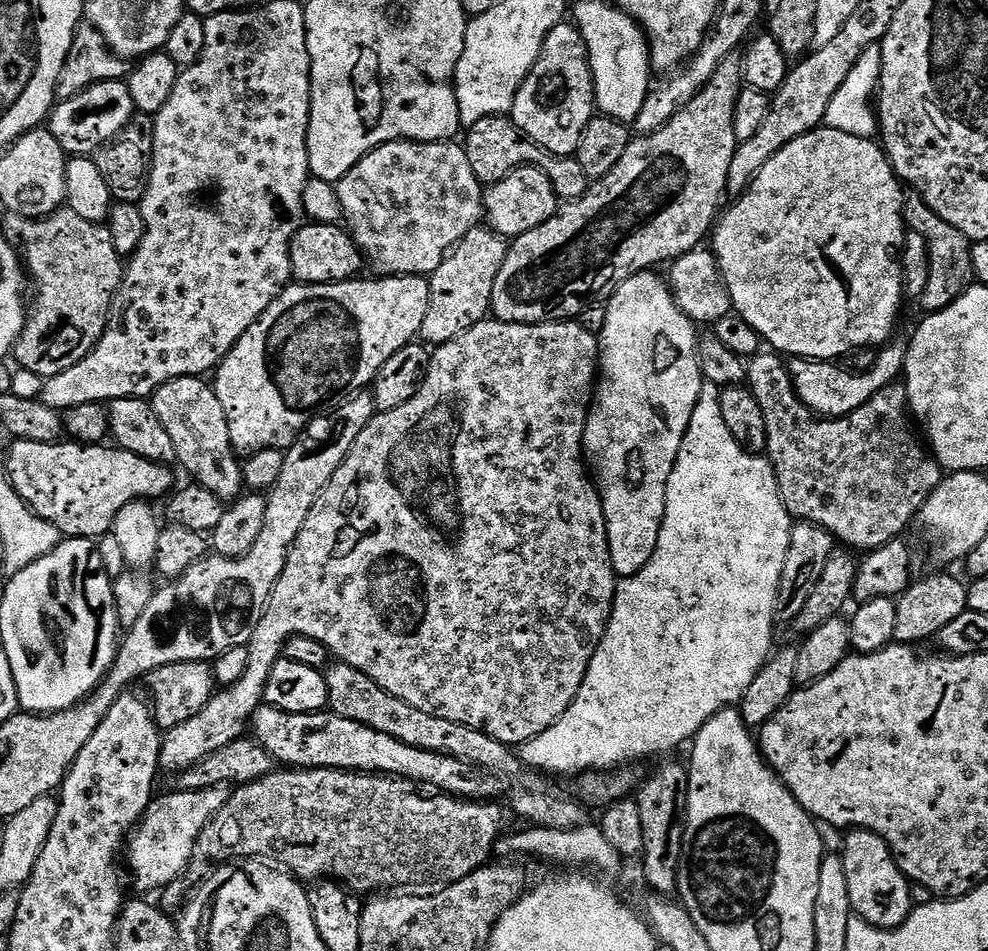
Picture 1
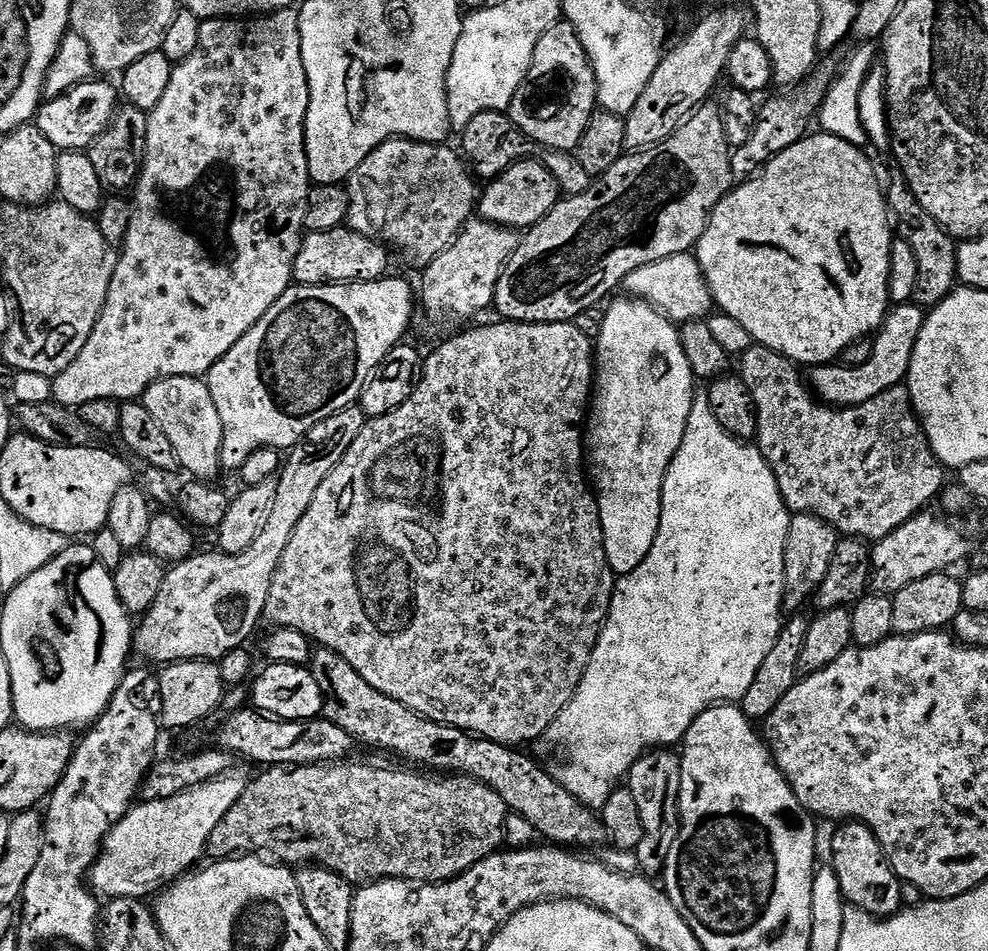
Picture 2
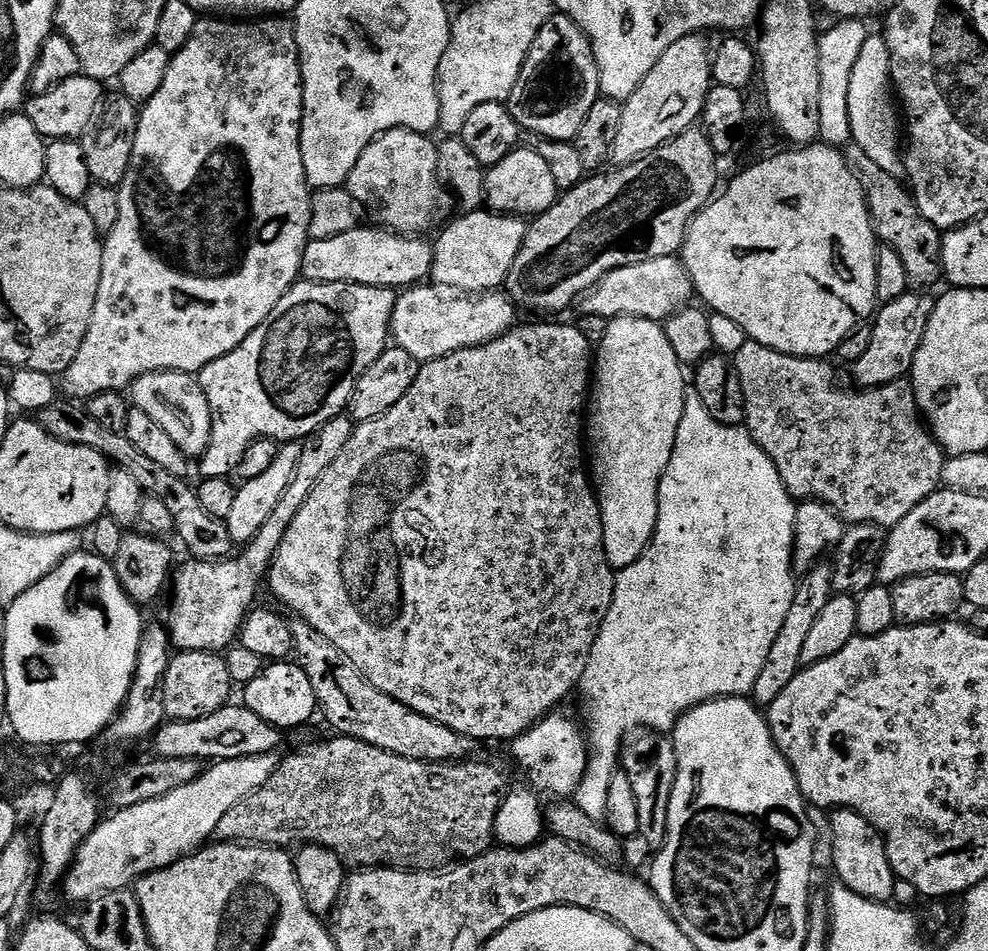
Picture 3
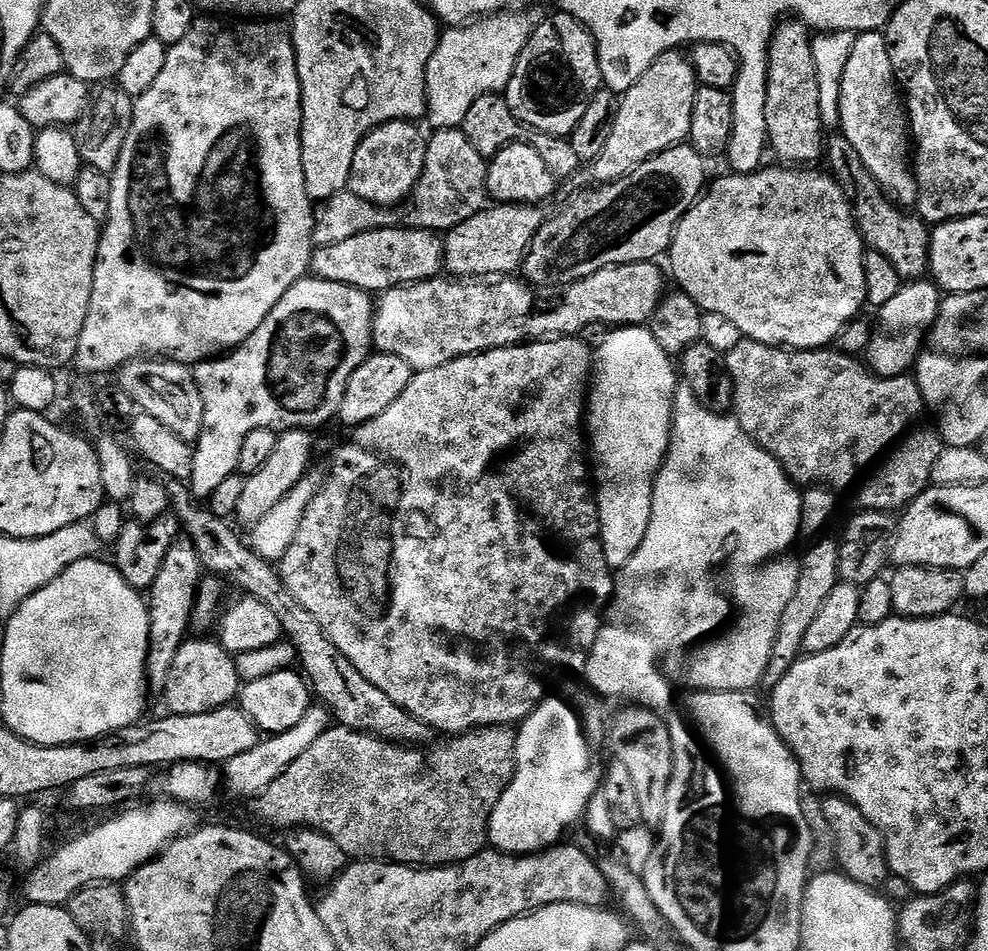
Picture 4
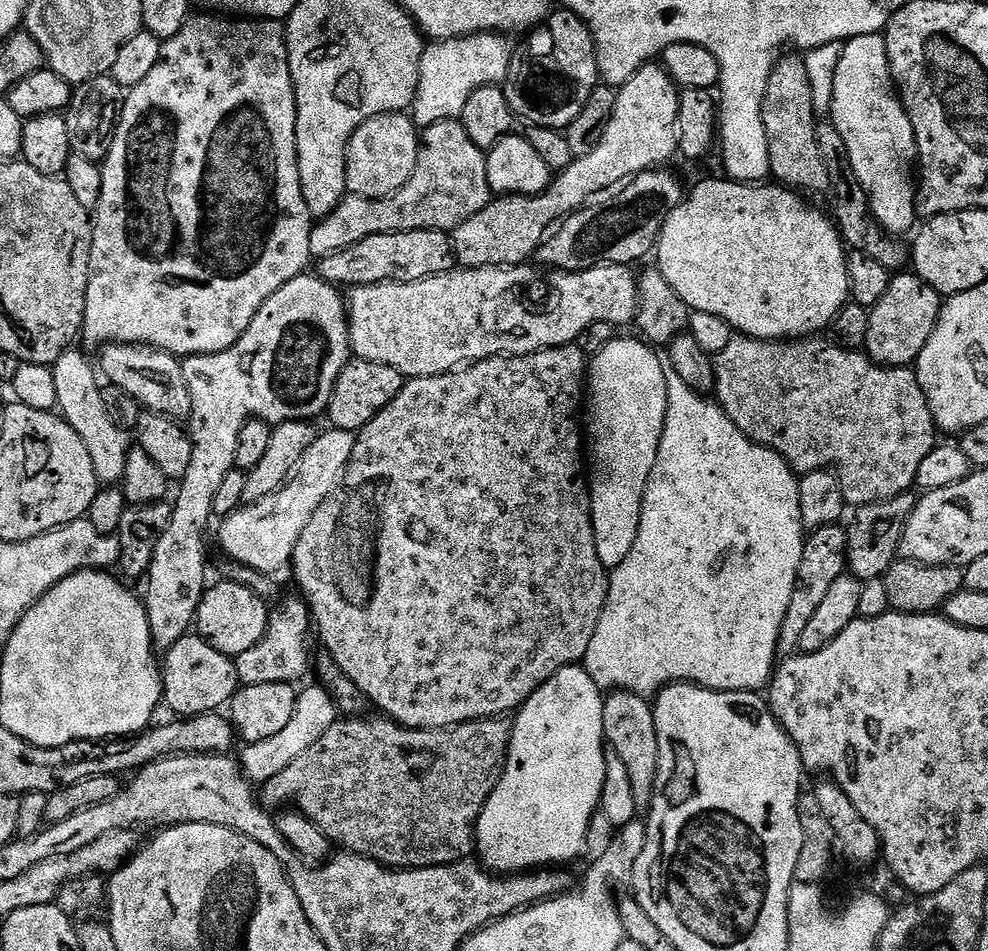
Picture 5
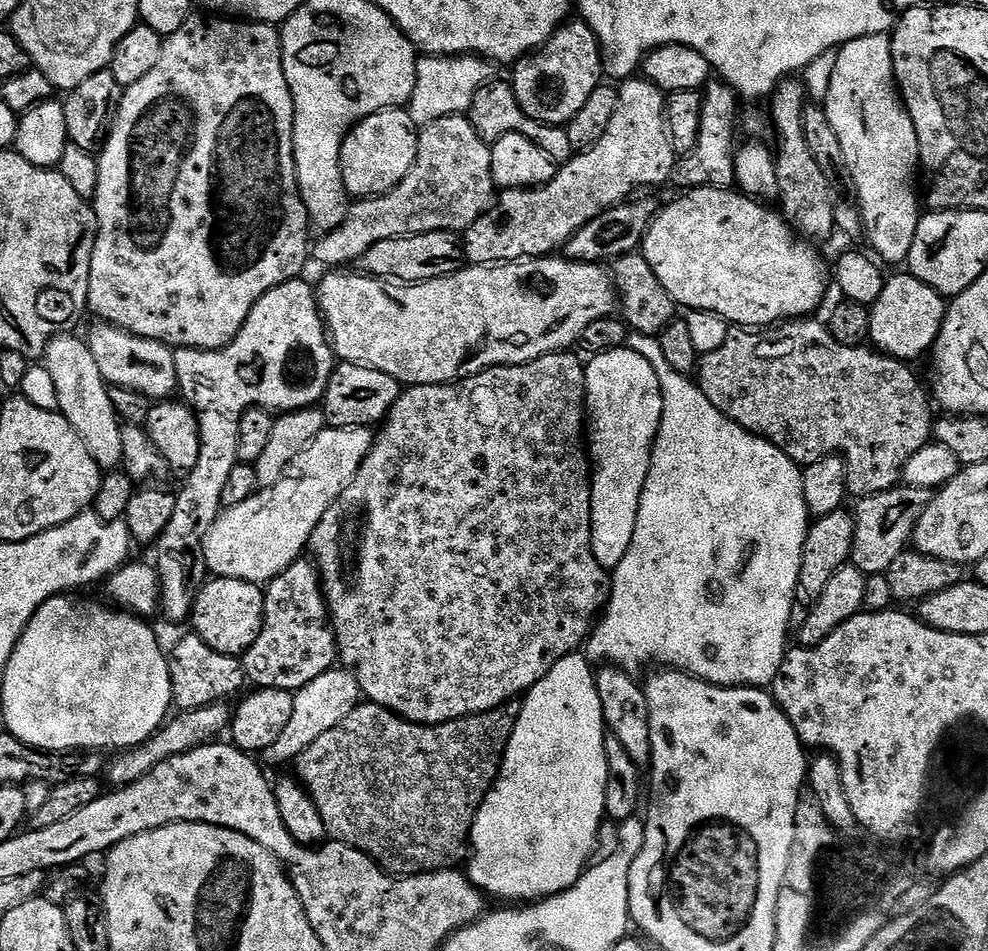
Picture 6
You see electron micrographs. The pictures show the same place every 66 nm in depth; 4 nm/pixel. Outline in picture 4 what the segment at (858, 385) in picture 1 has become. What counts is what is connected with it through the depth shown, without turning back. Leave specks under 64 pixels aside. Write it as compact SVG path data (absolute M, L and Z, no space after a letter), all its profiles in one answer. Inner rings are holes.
M927 279L905 283L898 294L894 294L894 299L875 313L870 346L866 353L867 367L882 378L909 375L915 369L916 361L920 359L925 343L936 326L941 299L940 289Z

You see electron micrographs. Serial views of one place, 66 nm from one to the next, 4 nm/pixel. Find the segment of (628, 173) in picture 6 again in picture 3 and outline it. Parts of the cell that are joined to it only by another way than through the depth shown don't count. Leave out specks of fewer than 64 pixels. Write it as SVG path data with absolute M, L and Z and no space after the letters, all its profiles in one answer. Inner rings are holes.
M697 34L674 42L674 46L670 46L670 50L658 58L654 70L642 78L638 90L623 101L622 126L618 126L618 138L614 140L612 151L613 165L633 164L635 160L649 156L654 150L689 131L695 125L692 123L695 120L697 123L703 117L708 91L714 86L713 53L710 48L708 52L708 44L704 40L707 39ZM491 210L464 212L458 216L449 219L435 237L431 283L444 290L457 288L455 291L460 294L503 289L508 282L510 266L514 266L514 258L518 258L524 245L528 224L519 216L501 216Z

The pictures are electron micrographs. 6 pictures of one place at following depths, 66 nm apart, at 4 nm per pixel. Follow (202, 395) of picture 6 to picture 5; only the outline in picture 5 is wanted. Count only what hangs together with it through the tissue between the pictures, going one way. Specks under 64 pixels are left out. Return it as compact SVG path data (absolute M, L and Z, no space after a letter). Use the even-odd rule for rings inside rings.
M305 274L303 276L295 276L290 282L286 282L286 286L282 286L282 290L278 290L264 303L262 310L258 310L254 322L252 322L246 330L246 334L242 334L242 338L238 338L238 342L234 346L230 346L226 351L219 352L213 356L189 356L183 361L186 386L190 386L190 398L192 399L192 415L190 417L192 461L188 469L186 469L183 480L179 481L178 488L180 488L180 493L177 494L176 500L174 499L174 503L172 504L172 524L166 526L166 534L162 534L160 541L156 543L154 558L152 559L150 570L146 577L148 589L142 592L142 603L144 607L148 609L152 643L157 649L170 649L176 642L193 631L196 623L196 615L198 614L198 606L202 602L206 591L204 579L208 576L208 556L204 553L204 531L208 528L208 520L211 521L213 519L212 507L214 506L214 494L218 494L218 490L222 486L222 481L226 479L226 474L230 474L236 468L234 450L238 450L238 434L242 434L242 426L248 420L265 420L273 426L285 424L285 422L294 422L295 420L312 422L317 419L315 416L323 417L325 413L327 413L334 386L338 382L338 378L344 368L350 363L354 356L352 345L348 342L348 310L346 300L342 292L340 296L340 292L341 289L339 287L326 283L325 280L320 279L319 275L312 274L311 276L311 274Z

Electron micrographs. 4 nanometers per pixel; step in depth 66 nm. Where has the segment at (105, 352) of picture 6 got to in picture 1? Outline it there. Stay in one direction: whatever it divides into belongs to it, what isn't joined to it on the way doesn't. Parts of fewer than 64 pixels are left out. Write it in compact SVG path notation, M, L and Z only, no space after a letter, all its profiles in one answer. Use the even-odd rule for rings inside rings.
M198 376L174 378L161 386L157 392L152 393L150 403L154 414L158 414L158 422L166 426L166 434L170 434L170 439L174 441L176 464L184 467L192 475L189 477L206 490L210 490L210 494L216 494L222 501L232 502L241 495L244 488L244 470L238 459L238 453L230 442L230 426L226 426L226 414L222 411L222 402L218 402L215 387L206 381L207 379Z

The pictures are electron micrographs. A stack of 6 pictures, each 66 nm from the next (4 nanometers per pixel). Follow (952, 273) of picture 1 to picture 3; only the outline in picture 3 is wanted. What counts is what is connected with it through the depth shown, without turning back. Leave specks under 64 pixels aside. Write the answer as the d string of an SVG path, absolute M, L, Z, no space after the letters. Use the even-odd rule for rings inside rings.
M857 144L847 145L846 157L864 187L877 237L902 258L906 265L908 283L913 289L932 290L928 288L934 287L938 282L941 283L944 274L944 236L941 229L935 228L933 224L926 222L926 218L922 218L915 196L901 177L886 174L882 166L874 166L874 162L866 158L866 154Z

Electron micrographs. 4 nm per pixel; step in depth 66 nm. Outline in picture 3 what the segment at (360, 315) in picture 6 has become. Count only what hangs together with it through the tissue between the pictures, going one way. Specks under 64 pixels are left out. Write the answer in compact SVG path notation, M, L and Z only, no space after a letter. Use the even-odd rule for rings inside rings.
M679 255L666 258L650 258L650 262L638 262L634 266L622 266L614 270L583 297L583 314L601 315L609 322L618 316L633 316L643 320L663 322L675 312L689 307L694 300L692 279ZM413 286L397 295L390 333L395 347L414 354L418 361L427 362L451 352L482 346L517 327L518 309L503 291L460 294L455 297L457 300L447 300L443 295L447 296L436 286Z

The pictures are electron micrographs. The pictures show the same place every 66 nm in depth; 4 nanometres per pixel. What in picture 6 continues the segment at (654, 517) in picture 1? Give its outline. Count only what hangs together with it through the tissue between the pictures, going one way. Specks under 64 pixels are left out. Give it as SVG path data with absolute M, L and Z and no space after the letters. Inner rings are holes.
M626 346L593 355L584 370L586 451L592 474L592 553L598 566L615 570L626 558L650 458L662 422L662 394L654 366Z

